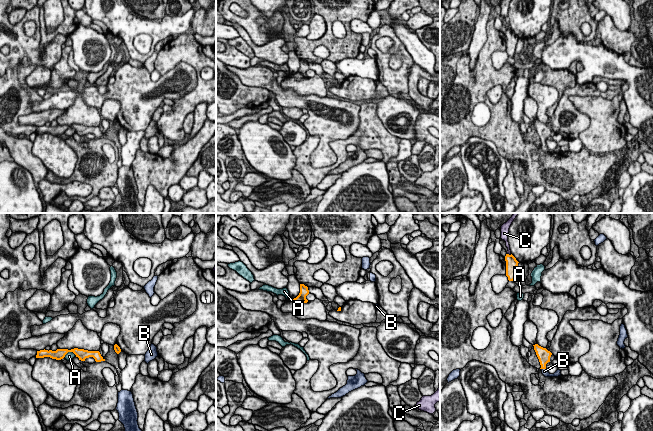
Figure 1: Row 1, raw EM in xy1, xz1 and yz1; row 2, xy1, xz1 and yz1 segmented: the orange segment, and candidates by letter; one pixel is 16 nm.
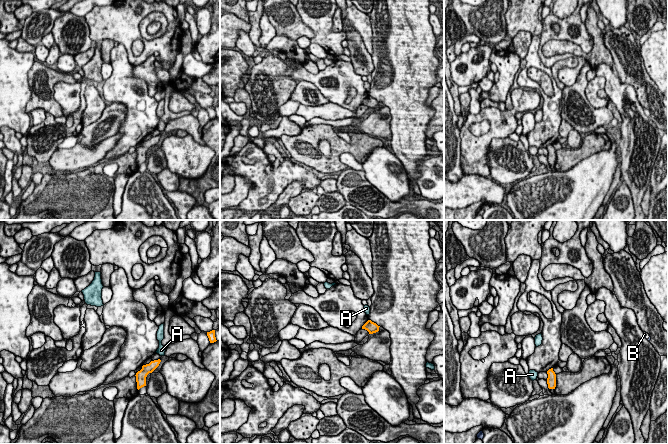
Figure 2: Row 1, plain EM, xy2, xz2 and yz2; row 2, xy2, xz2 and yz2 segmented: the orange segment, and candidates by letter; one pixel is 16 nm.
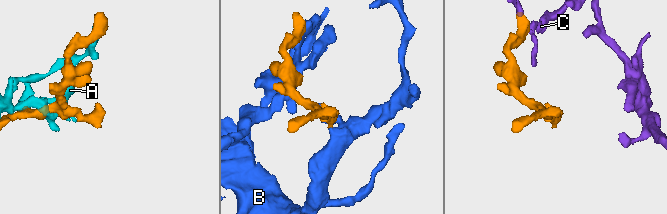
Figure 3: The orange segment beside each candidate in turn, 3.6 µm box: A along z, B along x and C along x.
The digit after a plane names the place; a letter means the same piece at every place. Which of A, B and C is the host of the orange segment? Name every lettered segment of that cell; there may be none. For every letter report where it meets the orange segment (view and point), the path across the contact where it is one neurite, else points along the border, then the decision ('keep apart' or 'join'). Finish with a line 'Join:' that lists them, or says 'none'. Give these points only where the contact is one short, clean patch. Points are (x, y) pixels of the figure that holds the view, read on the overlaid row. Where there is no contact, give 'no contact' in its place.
A: xy1 (69, 351) | along xy1 (76, 355), (68, 352), (63, 357) | keep apart
B: yz1 (543, 368) | across yz1 (543, 354), (543, 368), (544, 371) | join
C: yz1 (508, 254) | along yz1 (507, 253), (511, 254) | keep apart
Join: B

